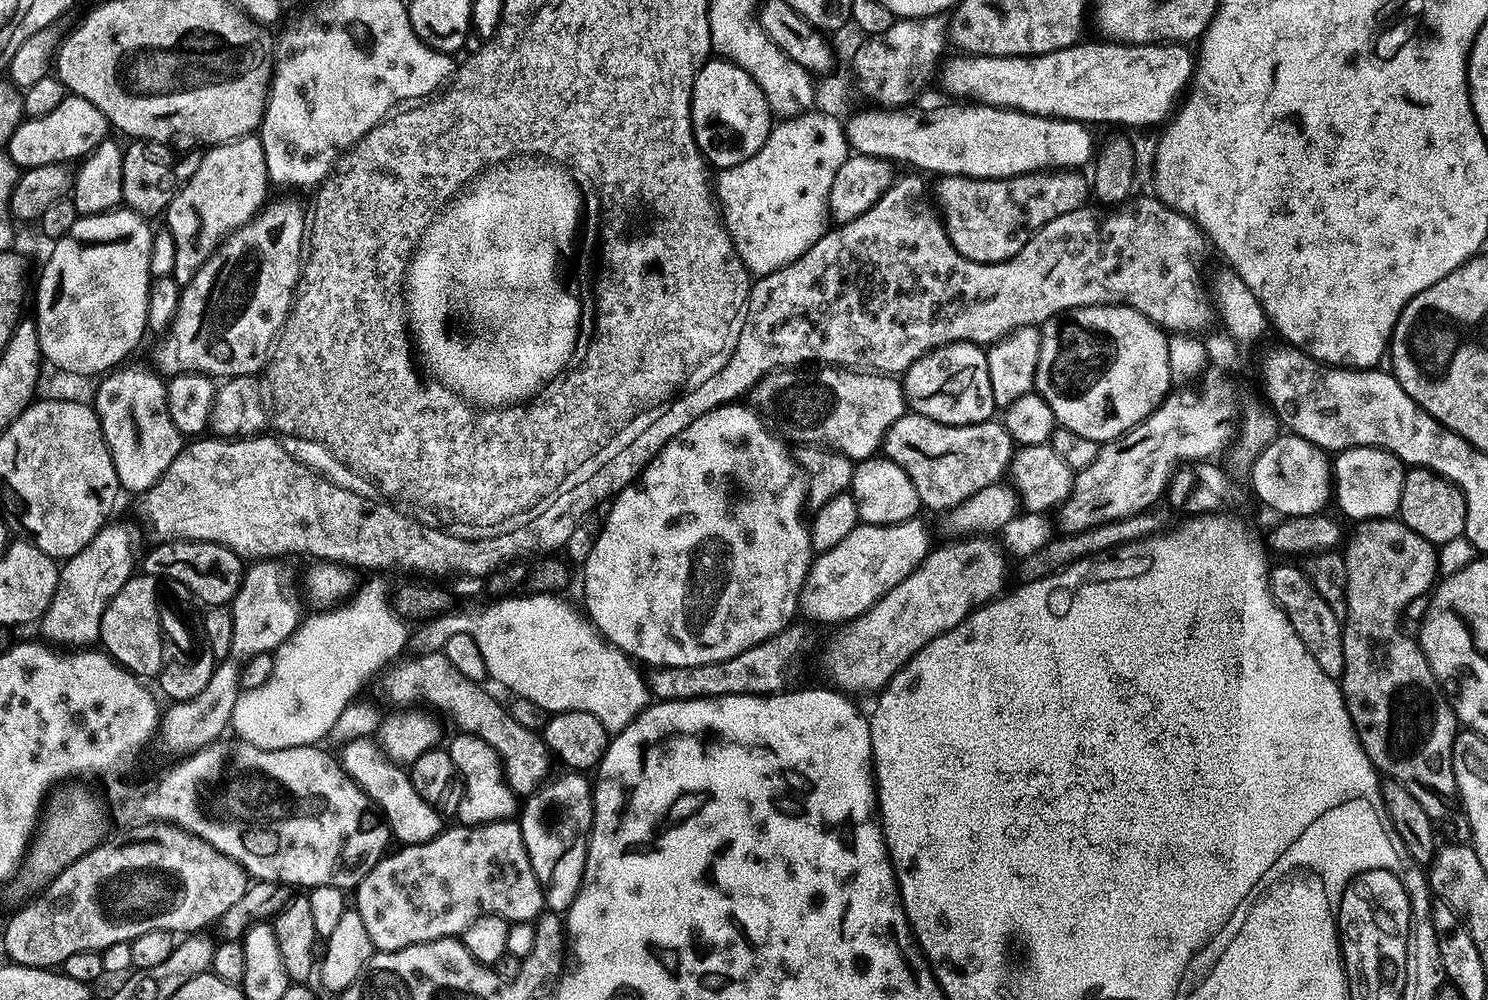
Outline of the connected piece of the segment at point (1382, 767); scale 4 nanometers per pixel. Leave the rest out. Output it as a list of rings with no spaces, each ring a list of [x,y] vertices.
[[[1371,518],[1361,520],[1355,527],[1356,529],[1353,530],[1352,537],[1348,540],[1348,549],[1343,549],[1342,552],[1344,557],[1344,576],[1346,577],[1342,587],[1344,590],[1344,602],[1348,607],[1348,612],[1342,620],[1342,631],[1344,634],[1344,674],[1339,677],[1338,683],[1344,694],[1344,705],[1348,708],[1352,725],[1360,739],[1360,745],[1366,750],[1366,754],[1370,758],[1370,762],[1377,773],[1402,782],[1402,786],[1406,786],[1406,790],[1410,790],[1410,794],[1414,794],[1415,800],[1421,804],[1422,810],[1426,810],[1426,814],[1432,821],[1452,820],[1455,816],[1458,816],[1458,793],[1456,790],[1454,770],[1452,769],[1452,743],[1456,741],[1458,735],[1456,714],[1451,703],[1446,699],[1436,677],[1433,676],[1428,665],[1428,660],[1424,656],[1424,651],[1420,649],[1419,643],[1413,637],[1411,640],[1410,637],[1403,636],[1400,633],[1399,626],[1396,625],[1396,615],[1411,600],[1418,599],[1424,591],[1427,593],[1433,587],[1434,581],[1438,576],[1438,548],[1431,541],[1408,528],[1403,520],[1399,518]]]

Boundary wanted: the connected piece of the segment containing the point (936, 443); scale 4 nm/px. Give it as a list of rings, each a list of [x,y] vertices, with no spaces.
[[[911,410],[899,416],[882,439],[883,455],[914,482],[914,490],[925,509],[955,509],[984,487],[997,483],[1003,470],[1005,473],[1013,448],[1012,437],[1003,423],[995,419],[980,424],[943,424]]]

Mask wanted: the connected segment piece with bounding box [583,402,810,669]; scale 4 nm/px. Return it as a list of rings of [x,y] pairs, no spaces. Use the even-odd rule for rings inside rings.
[[[733,402],[725,404],[714,410],[710,410],[705,416],[700,416],[682,430],[661,450],[644,471],[640,473],[638,479],[623,488],[621,492],[615,494],[611,501],[612,509],[608,512],[608,517],[604,520],[604,525],[600,528],[600,533],[596,536],[596,541],[592,544],[592,549],[588,552],[588,557],[584,560],[584,608],[587,619],[591,621],[597,632],[608,641],[609,644],[620,649],[621,652],[629,654],[631,657],[649,656],[654,654],[660,660],[666,658],[672,661],[675,668],[701,668],[704,665],[722,663],[725,660],[735,658],[736,655],[750,650],[756,644],[761,644],[771,636],[777,635],[785,627],[784,624],[784,599],[788,596],[788,567],[792,564],[792,559],[796,556],[796,548],[792,545],[792,540],[796,544],[807,545],[810,540],[809,533],[795,515],[790,517],[790,526],[778,532],[778,546],[768,546],[768,548],[752,548],[748,546],[750,542],[744,538],[740,542],[740,514],[728,512],[728,446],[744,446],[746,442],[752,440],[752,446],[766,446],[773,437],[771,433],[764,429],[764,424],[748,408],[743,408],[743,403]]]

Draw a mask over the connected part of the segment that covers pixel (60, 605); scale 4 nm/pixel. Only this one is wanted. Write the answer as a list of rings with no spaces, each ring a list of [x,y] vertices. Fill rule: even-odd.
[[[101,530],[98,531],[91,543],[61,565],[54,598],[38,622],[46,639],[70,646],[69,648],[91,645],[88,643],[99,637],[101,616],[105,607],[126,581],[131,579],[134,572],[133,541],[122,542],[122,546],[126,548],[126,560],[120,562],[118,556],[114,556],[114,550],[110,550],[108,544],[102,540],[102,536],[104,534]]]

